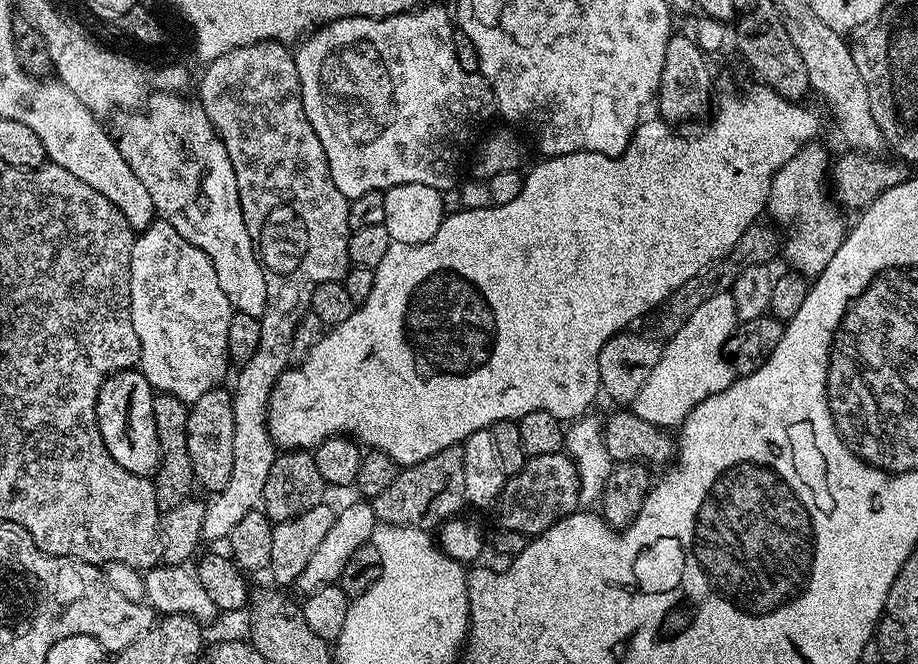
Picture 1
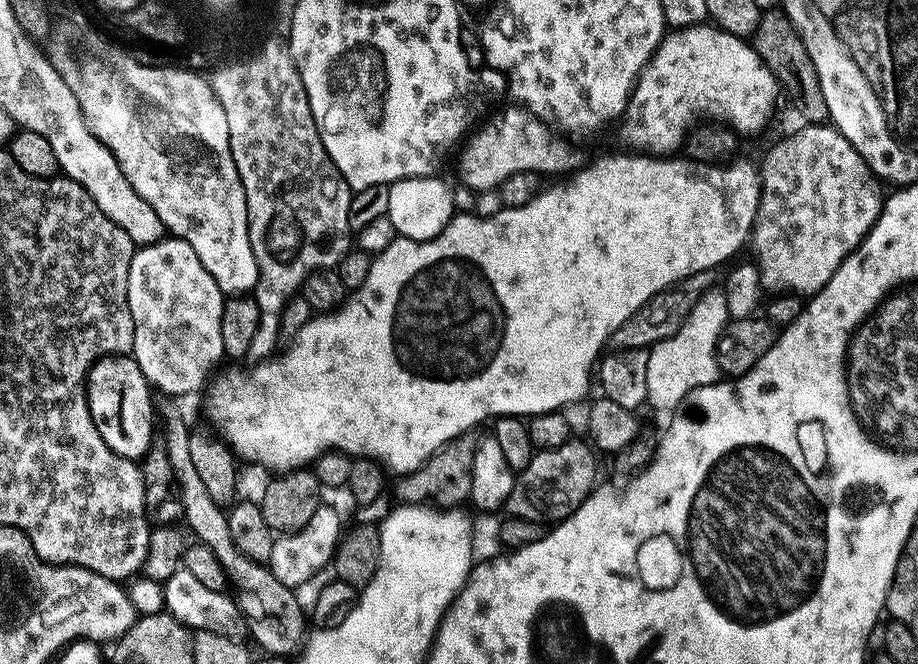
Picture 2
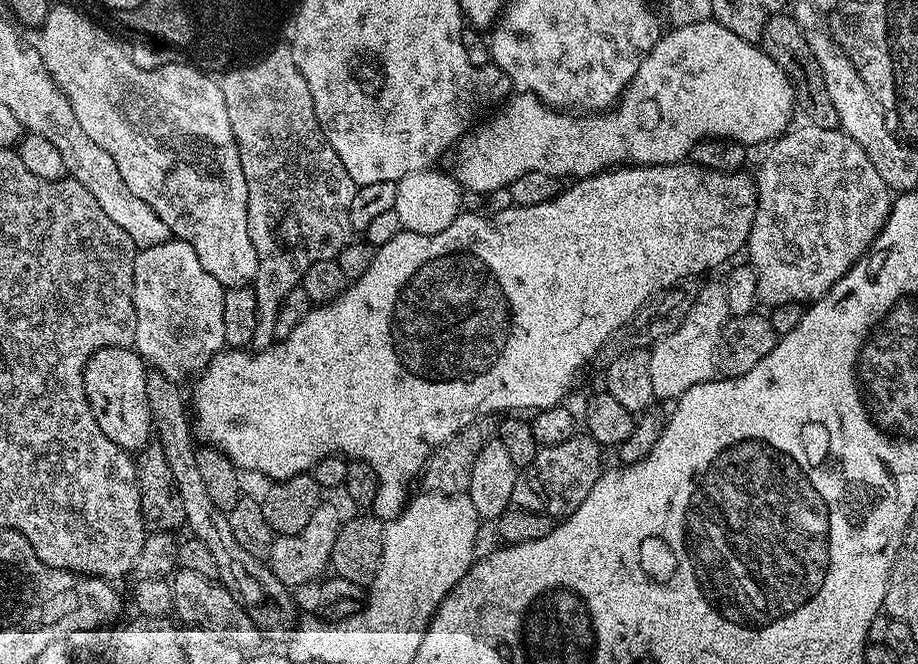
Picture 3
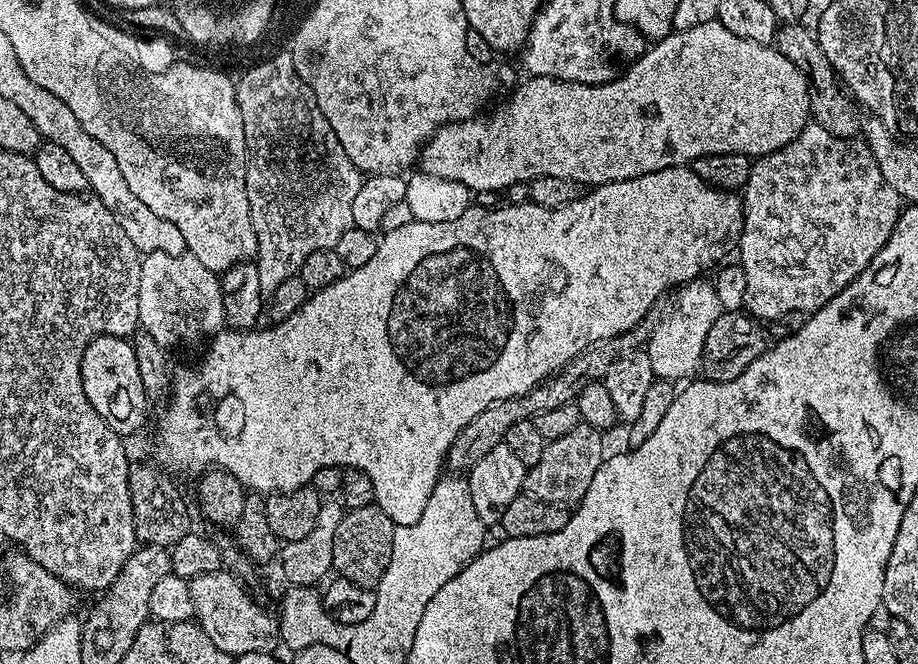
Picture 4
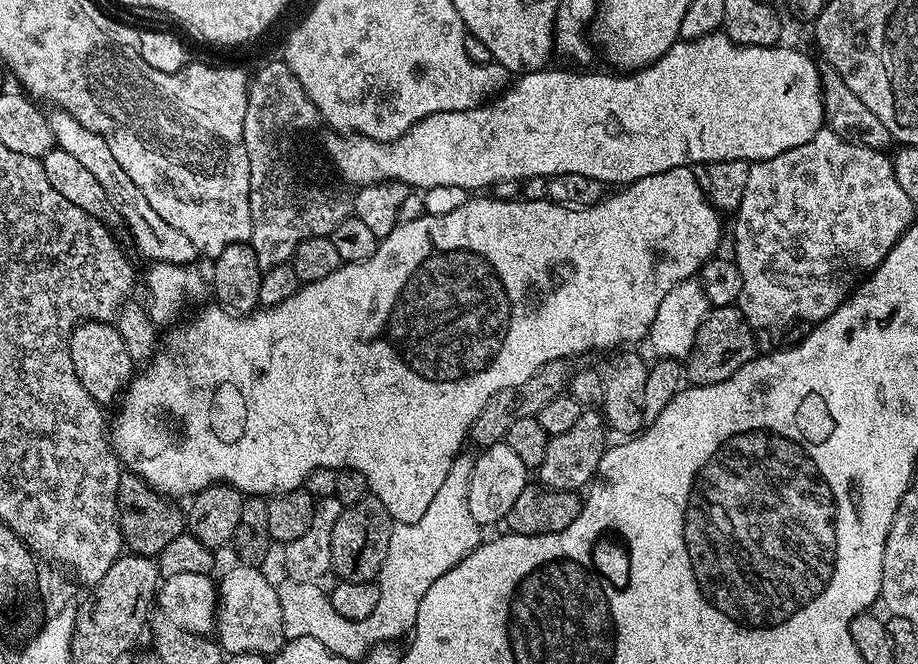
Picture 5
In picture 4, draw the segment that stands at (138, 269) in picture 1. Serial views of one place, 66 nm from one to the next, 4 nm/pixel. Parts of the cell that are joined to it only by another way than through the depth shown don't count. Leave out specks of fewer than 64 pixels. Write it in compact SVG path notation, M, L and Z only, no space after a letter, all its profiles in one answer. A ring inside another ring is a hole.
M147 253L140 261L142 278L138 282L140 328L165 350L179 344L211 338L225 327L220 276L206 270L194 254Z

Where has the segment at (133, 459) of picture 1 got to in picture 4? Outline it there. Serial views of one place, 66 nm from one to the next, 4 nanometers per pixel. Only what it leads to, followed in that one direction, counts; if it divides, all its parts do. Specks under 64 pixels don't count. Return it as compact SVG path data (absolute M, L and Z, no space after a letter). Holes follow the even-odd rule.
M99 336L94 338L86 346L82 354L80 363L80 373L82 374L82 390L86 390L86 398L94 410L122 438L128 438L128 435L140 424L140 419L144 416L144 411L150 407L150 401L142 386L142 374L138 374L138 358L132 349L132 340L123 336Z

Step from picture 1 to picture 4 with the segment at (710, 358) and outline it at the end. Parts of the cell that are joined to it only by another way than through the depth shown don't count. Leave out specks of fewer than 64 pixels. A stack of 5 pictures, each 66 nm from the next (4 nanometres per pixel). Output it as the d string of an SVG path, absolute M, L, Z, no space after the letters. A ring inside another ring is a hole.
M700 283L680 285L675 293L676 305L673 306L672 313L669 316L667 313L652 331L646 351L650 358L653 377L671 382L684 382L697 375L702 350L706 346L706 334L710 334L710 326L718 322L722 311L715 283Z

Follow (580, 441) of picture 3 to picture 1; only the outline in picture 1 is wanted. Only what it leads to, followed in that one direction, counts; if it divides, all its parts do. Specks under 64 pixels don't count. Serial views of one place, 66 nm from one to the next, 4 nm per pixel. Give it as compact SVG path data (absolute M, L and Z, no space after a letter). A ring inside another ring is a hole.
M561 450L554 454L533 456L519 474L507 477L495 502L494 513L503 531L535 538L550 526L571 516L581 504L580 475L576 473L571 456Z

